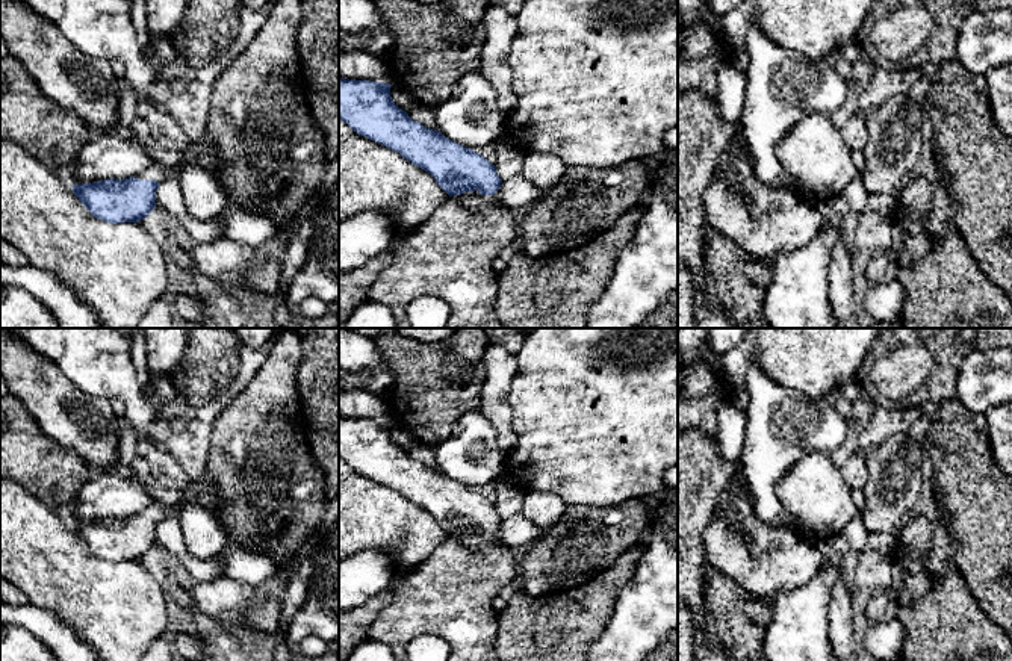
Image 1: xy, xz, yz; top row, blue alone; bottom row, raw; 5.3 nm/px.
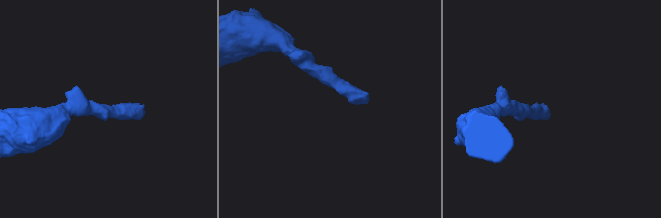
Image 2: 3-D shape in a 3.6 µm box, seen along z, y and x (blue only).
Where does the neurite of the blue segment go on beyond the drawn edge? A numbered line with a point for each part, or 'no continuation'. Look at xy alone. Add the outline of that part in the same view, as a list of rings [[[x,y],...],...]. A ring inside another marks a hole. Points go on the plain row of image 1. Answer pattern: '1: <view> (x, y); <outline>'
1: xy (156, 513); [[[150,507],[150,508],[147,508],[141,513],[136,513],[133,516],[138,519],[156,519],[159,522],[162,522],[166,517],[165,511],[159,507]]]

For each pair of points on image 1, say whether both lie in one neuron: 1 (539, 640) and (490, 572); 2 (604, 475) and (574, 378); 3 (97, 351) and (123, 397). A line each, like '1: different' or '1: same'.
1: different
2: same
3: same

